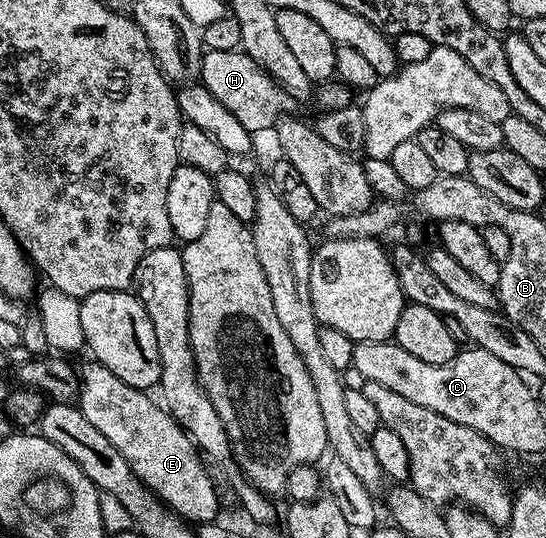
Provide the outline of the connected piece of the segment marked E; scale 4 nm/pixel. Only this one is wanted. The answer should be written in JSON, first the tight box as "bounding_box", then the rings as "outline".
{"bounding_box":[77,362,219,522],"outline":[[[90,362],[78,369],[77,406],[117,446],[131,464],[136,476],[156,493],[171,511],[187,522],[211,520],[219,512],[219,496],[209,473],[203,469],[204,457],[191,437],[180,428],[162,403],[150,400],[146,391],[121,382],[104,364]]]}

